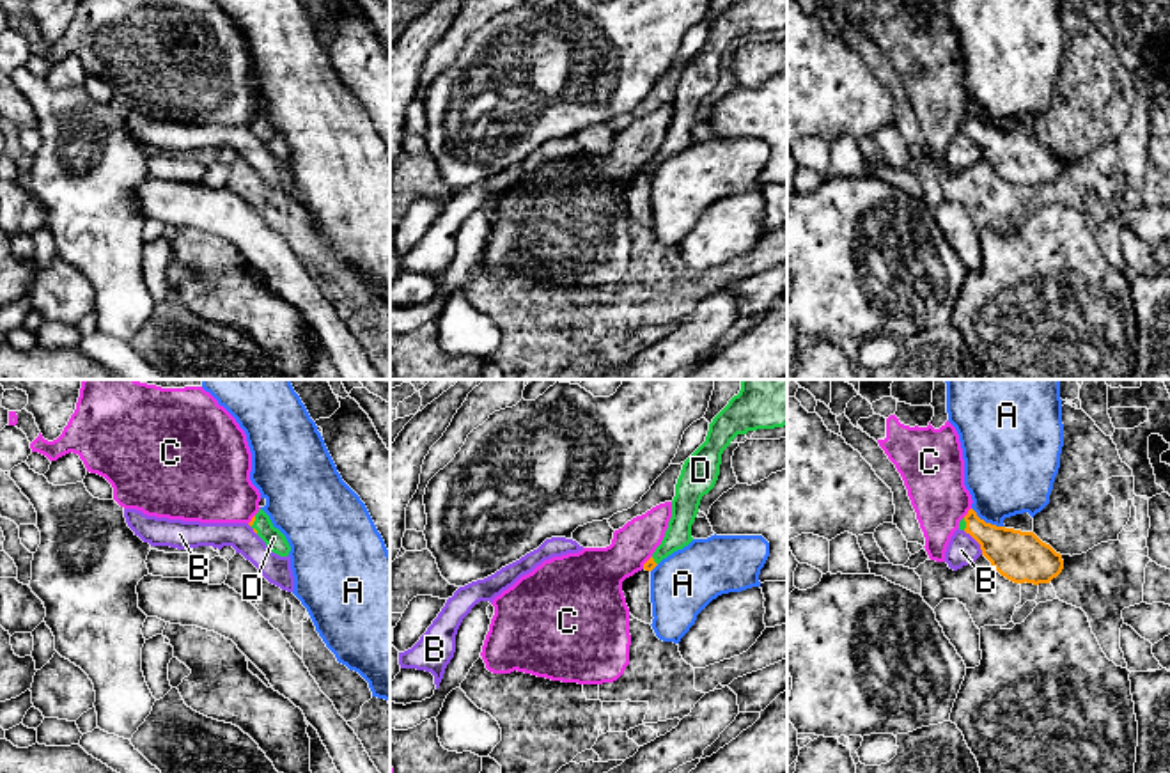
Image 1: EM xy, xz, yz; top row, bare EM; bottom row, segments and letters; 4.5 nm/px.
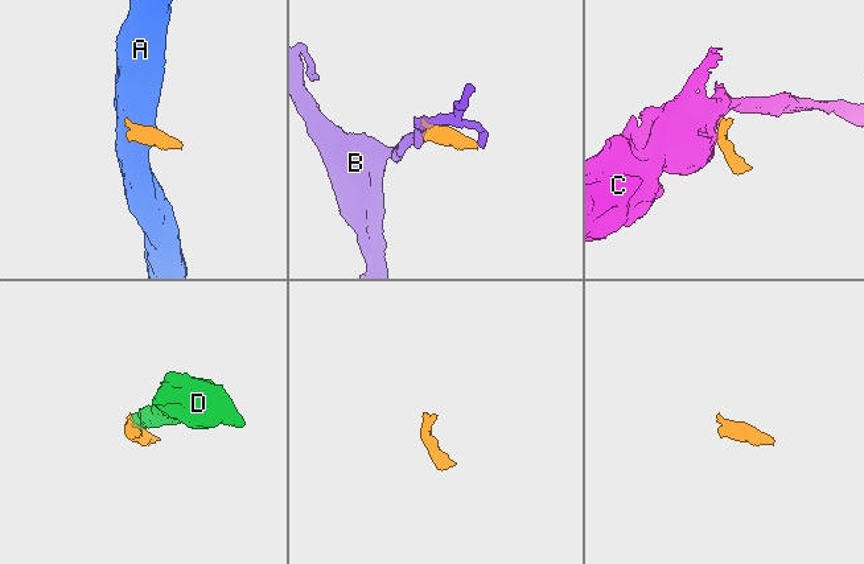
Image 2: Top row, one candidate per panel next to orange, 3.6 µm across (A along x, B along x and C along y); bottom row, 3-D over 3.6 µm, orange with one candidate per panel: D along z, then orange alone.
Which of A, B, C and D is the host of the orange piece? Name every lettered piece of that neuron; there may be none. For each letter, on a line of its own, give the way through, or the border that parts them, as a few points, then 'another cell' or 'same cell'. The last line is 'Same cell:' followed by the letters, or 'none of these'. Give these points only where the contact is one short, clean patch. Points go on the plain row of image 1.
A: border yz (972, 110), (986, 124), (1004, 130); another cell
B: border yz (963, 133), (979, 148), (982, 156); another cell
C: border yz (970, 110), (963, 119); another cell
D: way xy (250, 126), (252, 126), (273, 140); same cell
Same cell: D

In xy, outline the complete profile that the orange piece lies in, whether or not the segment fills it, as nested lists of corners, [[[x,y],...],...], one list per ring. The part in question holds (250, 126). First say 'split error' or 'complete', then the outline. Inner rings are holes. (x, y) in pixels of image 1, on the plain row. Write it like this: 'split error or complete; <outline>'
split error; [[[259,112],[259,115],[252,121],[252,124],[248,126],[254,135],[266,145],[266,149],[280,158],[280,160],[287,160],[291,154],[291,149],[285,142],[285,138],[273,129],[269,119]]]

